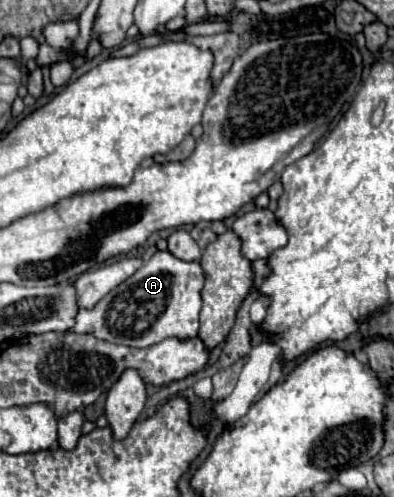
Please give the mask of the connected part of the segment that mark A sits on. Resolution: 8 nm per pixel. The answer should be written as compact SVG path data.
M156 251L148 263L100 299L94 309L82 309L70 331L88 333L96 339L126 347L150 347L168 337L180 341L192 339L198 335L202 285L204 275L200 263L180 261L170 251Z

